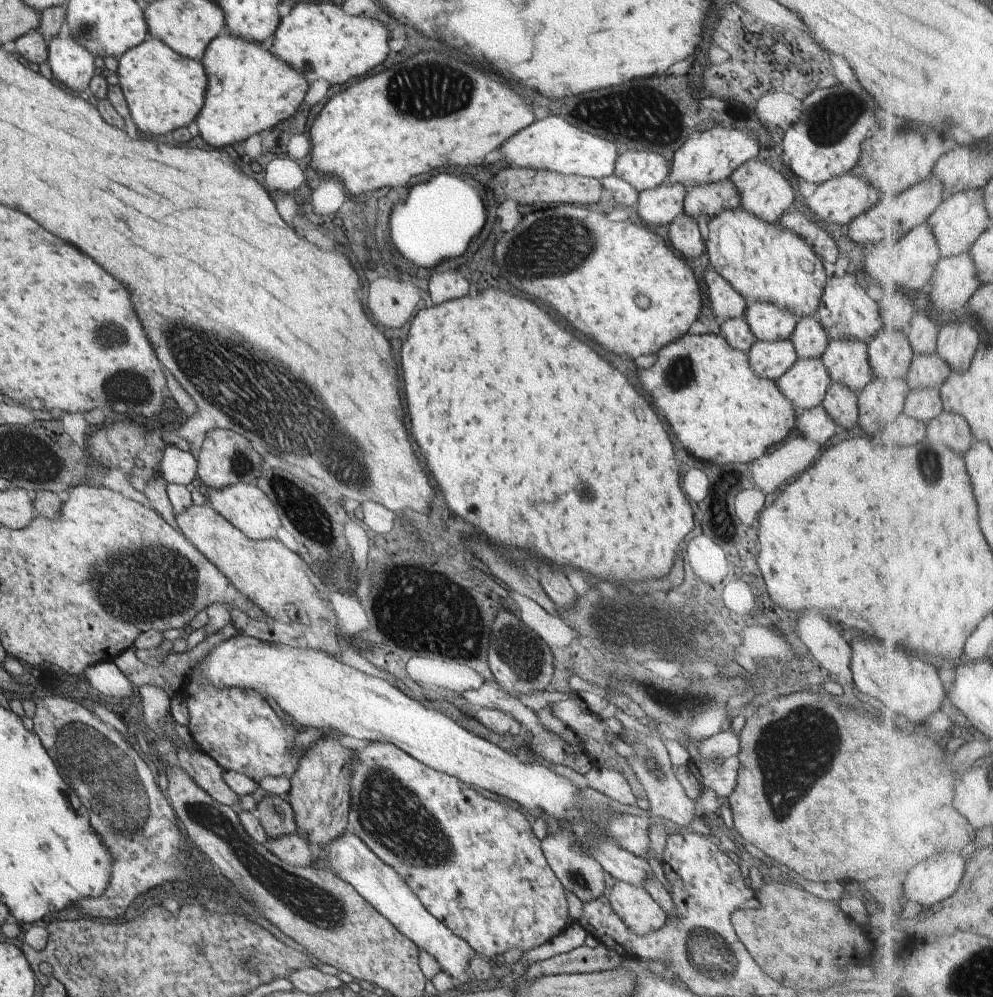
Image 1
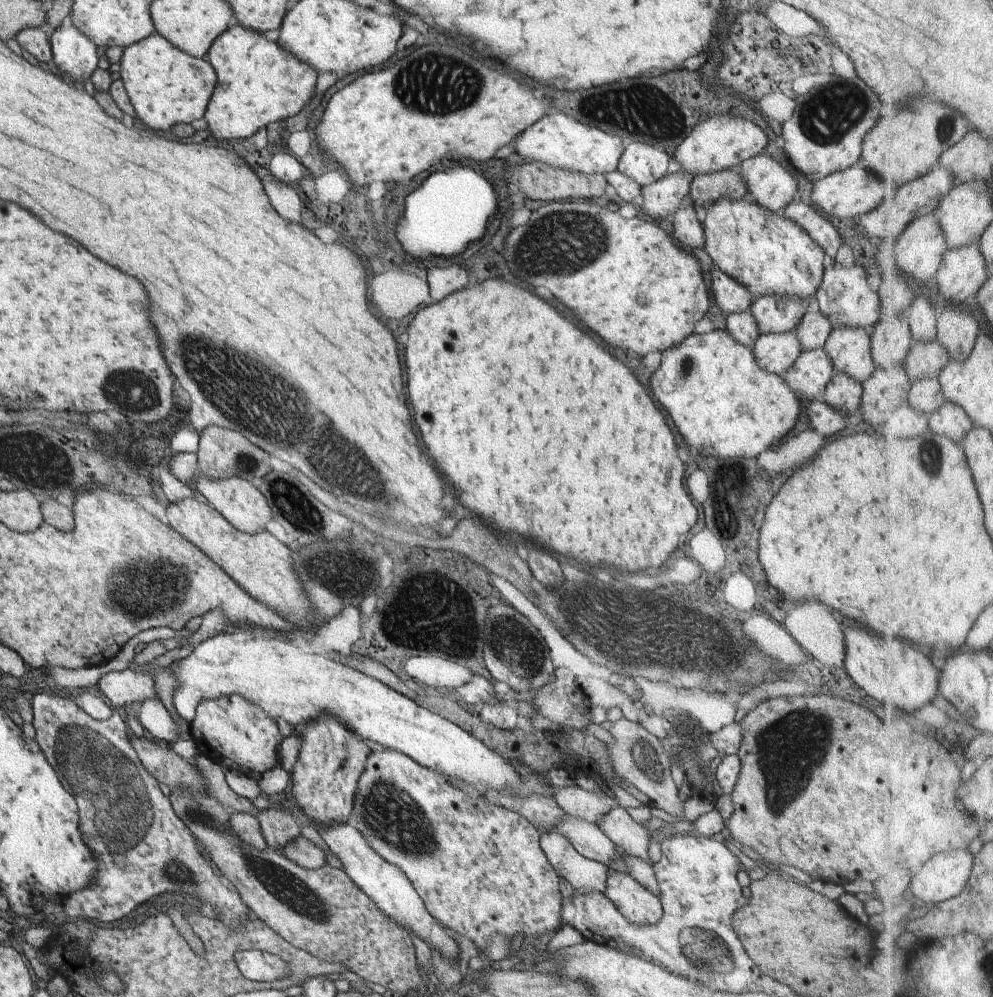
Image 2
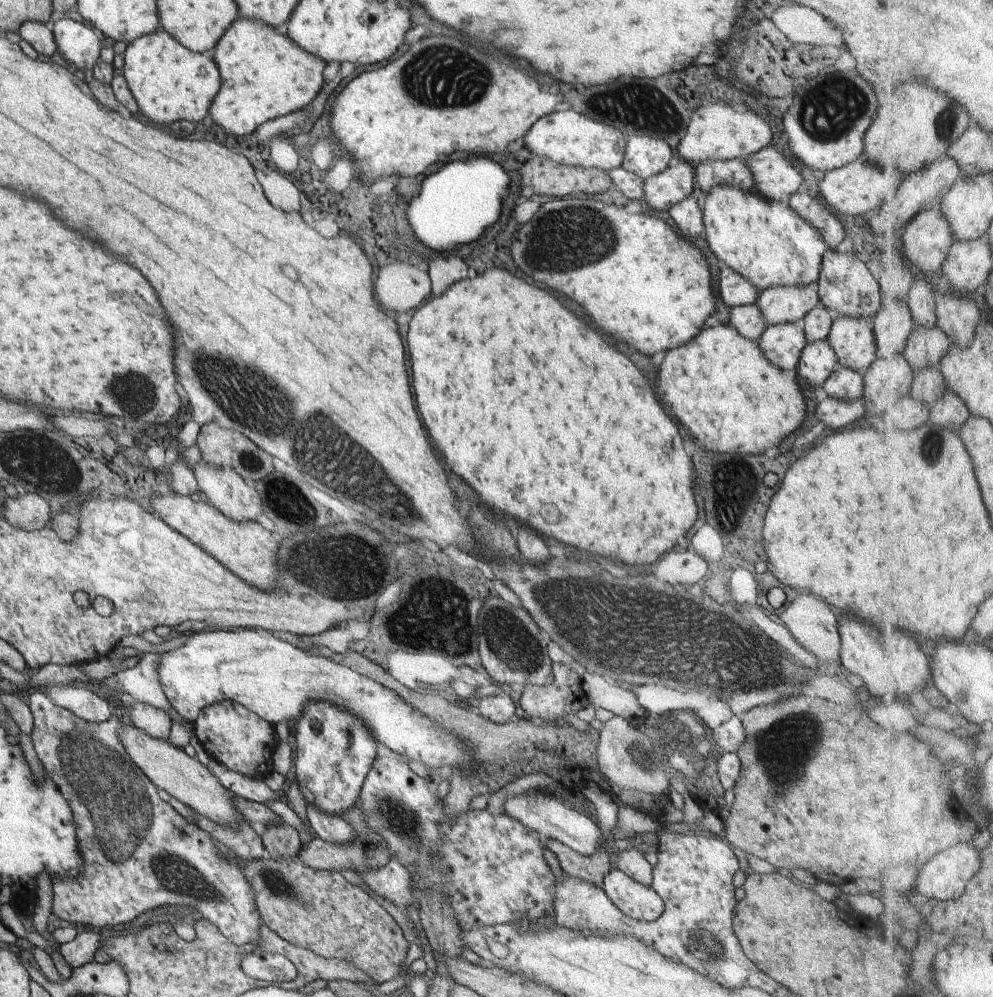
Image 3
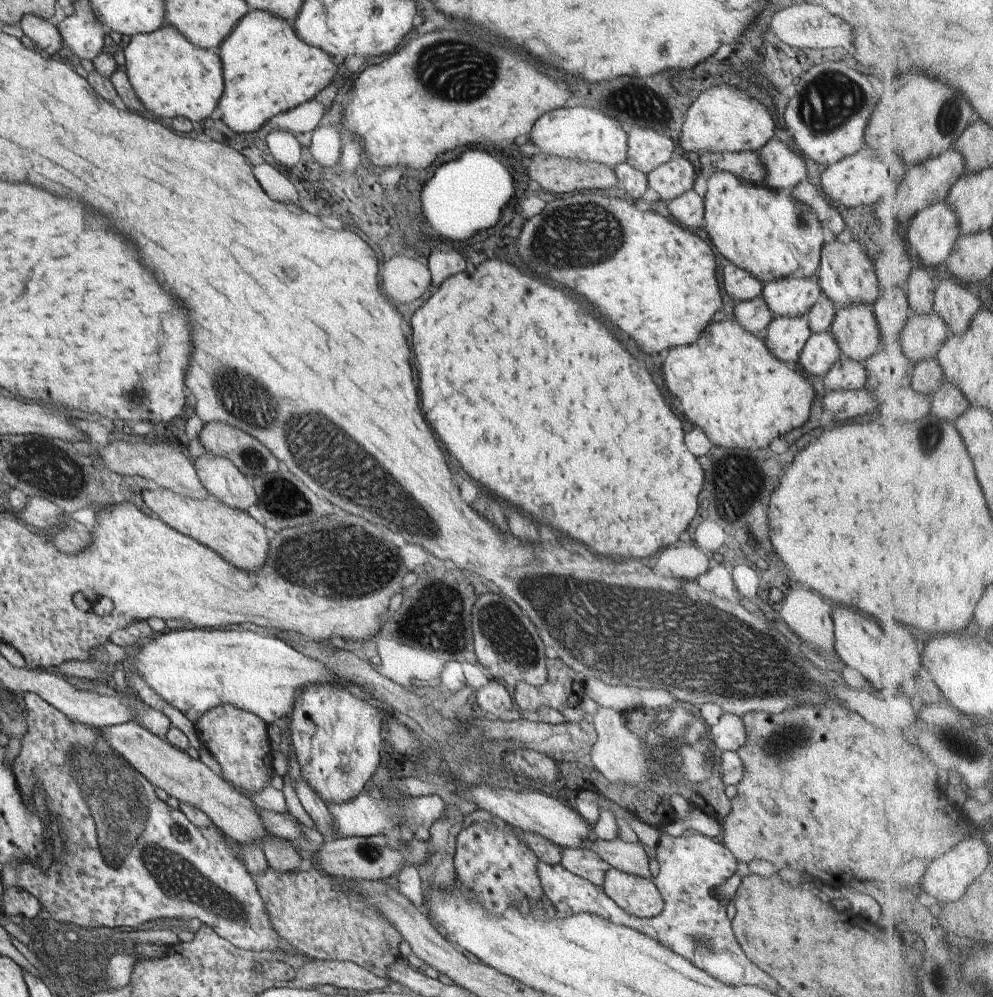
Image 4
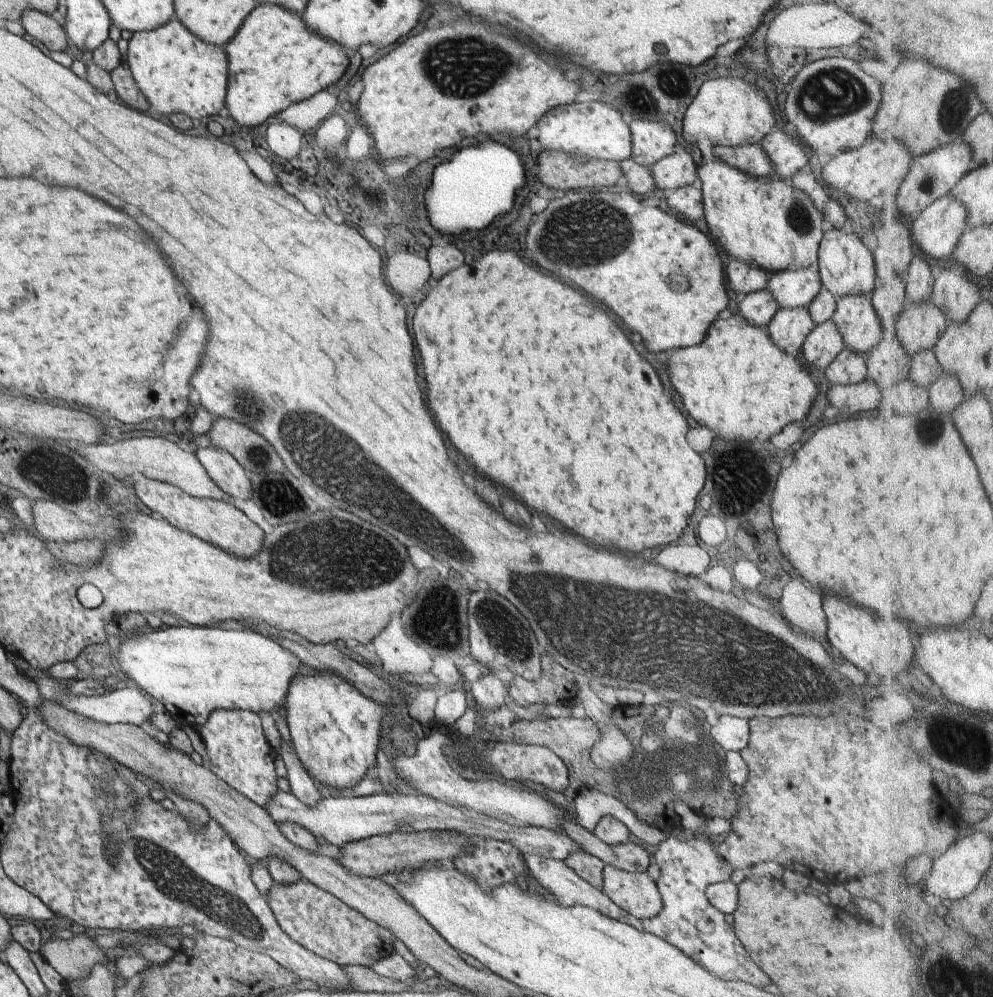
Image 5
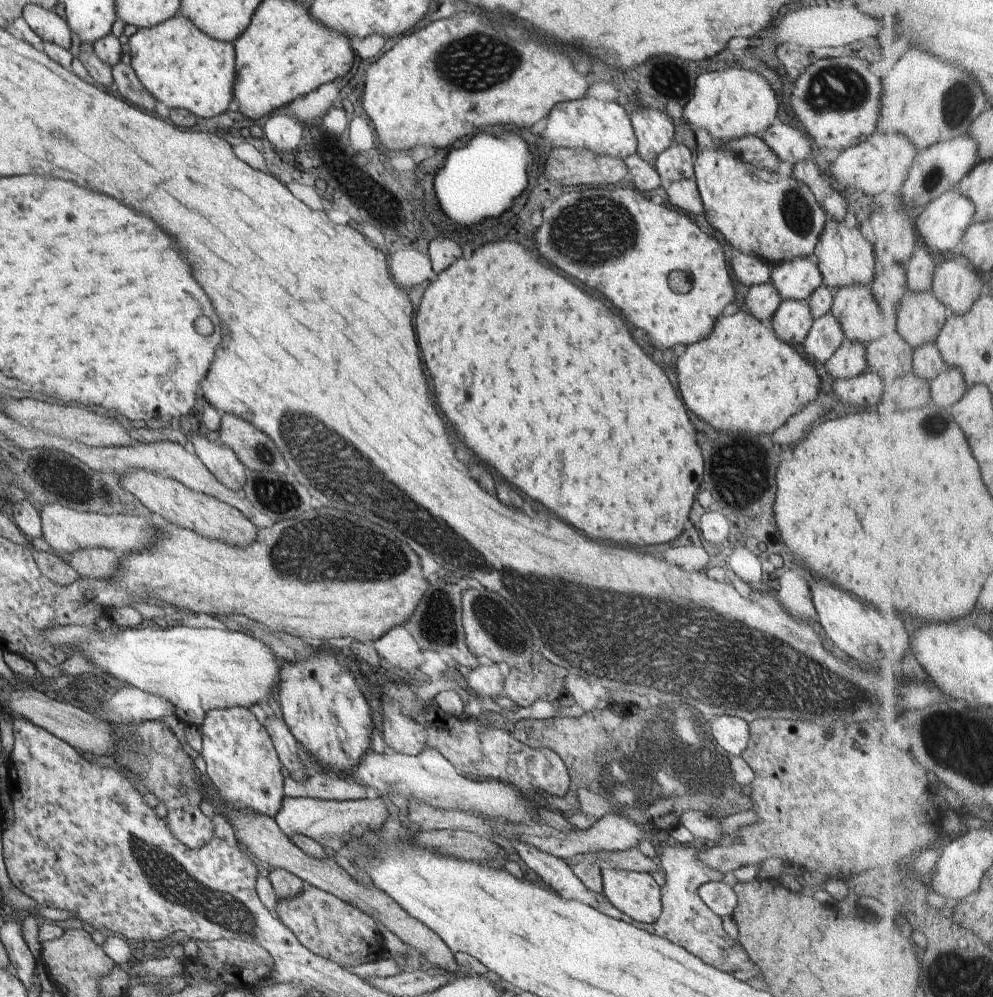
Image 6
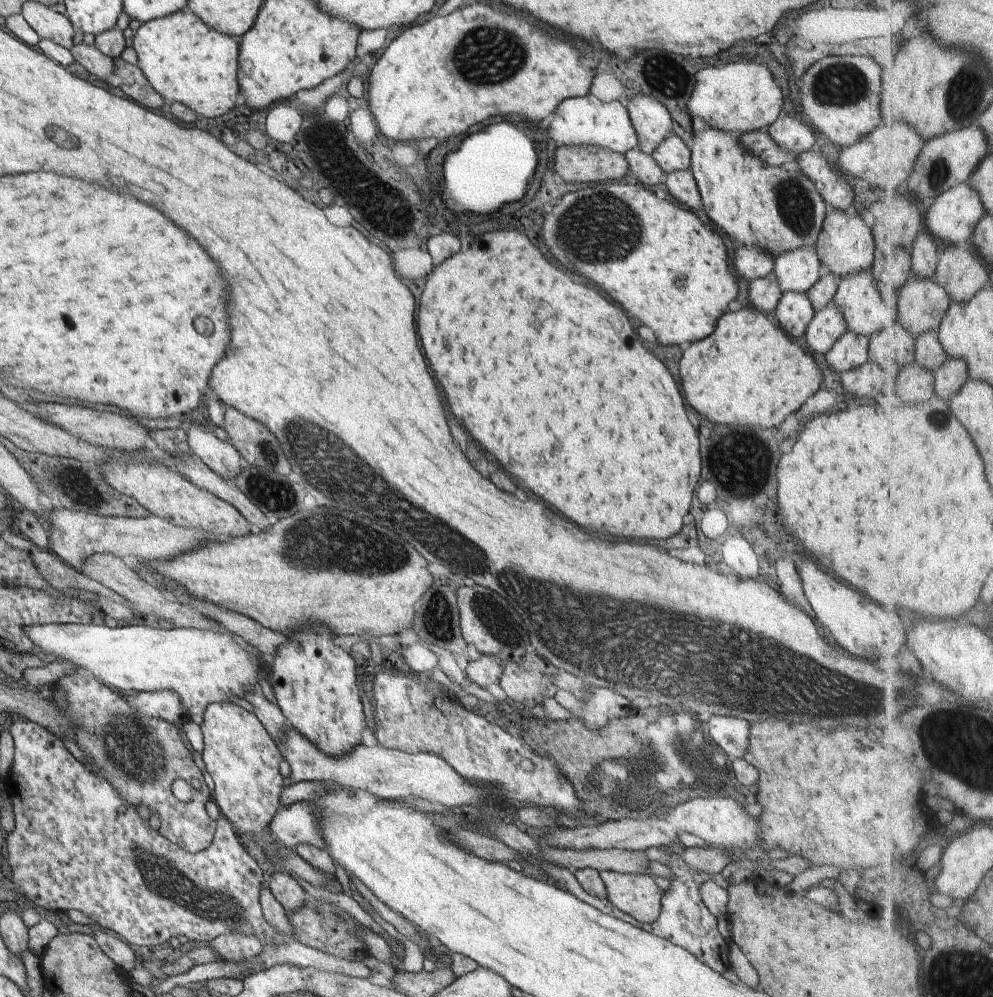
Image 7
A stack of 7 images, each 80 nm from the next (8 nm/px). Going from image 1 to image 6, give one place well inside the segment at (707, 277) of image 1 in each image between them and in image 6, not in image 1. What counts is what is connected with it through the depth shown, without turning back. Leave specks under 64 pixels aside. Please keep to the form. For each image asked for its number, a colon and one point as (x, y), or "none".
2: (731, 296)
3: (735, 291)
4: (740, 285)
5: (741, 277)
6: (749, 269)

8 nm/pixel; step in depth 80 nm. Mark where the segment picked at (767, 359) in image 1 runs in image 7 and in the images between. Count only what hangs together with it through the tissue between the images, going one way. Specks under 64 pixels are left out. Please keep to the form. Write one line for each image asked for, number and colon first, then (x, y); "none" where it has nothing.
2: (776, 352)
3: (782, 344)
4: (785, 337)
5: (789, 328)
6: (793, 318)
7: (794, 312)

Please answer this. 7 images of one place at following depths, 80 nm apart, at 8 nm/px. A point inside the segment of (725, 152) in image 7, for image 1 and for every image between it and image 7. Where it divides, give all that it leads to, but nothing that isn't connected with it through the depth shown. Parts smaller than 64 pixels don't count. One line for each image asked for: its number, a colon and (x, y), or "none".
1: (765, 262)
2: (768, 254)
3: (769, 244)
4: (771, 235)
5: (764, 221)
6: (768, 214)

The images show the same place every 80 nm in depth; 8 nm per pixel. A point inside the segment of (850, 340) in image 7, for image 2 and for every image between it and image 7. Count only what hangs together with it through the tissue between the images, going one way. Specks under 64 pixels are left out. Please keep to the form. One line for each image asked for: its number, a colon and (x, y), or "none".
2: (844, 393)
3: (845, 384)
4: (846, 375)
5: (849, 367)
6: (849, 360)

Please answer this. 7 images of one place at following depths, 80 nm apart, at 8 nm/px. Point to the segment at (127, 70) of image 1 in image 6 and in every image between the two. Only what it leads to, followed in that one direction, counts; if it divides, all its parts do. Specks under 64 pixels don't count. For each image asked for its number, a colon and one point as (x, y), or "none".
2: (166, 86)
3: (168, 82)
4: (173, 78)
5: (178, 73)
6: (182, 67)

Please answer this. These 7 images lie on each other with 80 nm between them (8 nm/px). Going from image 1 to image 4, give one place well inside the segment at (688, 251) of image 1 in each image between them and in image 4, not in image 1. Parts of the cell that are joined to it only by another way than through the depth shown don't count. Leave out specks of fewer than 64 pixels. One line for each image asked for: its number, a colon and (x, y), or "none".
2: (688, 231)
3: (686, 214)
4: (687, 210)

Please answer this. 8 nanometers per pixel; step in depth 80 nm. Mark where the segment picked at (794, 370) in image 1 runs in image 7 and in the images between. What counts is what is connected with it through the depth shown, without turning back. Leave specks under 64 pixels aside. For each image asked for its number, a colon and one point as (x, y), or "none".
2: (808, 377)
3: (817, 361)
4: (821, 351)
5: (824, 343)
6: (825, 336)
7: (828, 325)

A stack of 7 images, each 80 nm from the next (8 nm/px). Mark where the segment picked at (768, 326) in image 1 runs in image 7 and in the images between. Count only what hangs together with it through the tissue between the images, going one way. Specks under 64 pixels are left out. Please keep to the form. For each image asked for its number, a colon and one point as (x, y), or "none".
2: (773, 313)
3: (779, 305)
4: (791, 297)
5: (796, 288)
6: (796, 279)
7: (798, 270)

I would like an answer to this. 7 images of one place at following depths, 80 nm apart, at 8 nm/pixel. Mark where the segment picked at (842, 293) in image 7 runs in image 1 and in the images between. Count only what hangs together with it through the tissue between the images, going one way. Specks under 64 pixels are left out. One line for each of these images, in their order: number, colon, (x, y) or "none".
1: (846, 359)
2: (849, 347)
3: (852, 339)
4: (855, 329)
5: (855, 317)
6: (861, 319)

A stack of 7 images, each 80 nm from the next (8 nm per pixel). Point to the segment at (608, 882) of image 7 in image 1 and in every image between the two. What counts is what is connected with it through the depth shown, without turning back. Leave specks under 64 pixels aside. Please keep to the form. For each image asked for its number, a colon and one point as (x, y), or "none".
1: (639, 912)
2: (635, 903)
3: (639, 902)
4: (640, 897)
5: (636, 893)
6: (637, 895)

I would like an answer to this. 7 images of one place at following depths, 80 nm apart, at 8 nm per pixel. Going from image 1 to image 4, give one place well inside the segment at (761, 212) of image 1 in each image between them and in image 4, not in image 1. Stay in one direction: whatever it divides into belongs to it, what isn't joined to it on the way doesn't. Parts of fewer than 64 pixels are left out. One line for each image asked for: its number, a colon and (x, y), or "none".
2: (771, 186)
3: (775, 179)
4: (784, 169)

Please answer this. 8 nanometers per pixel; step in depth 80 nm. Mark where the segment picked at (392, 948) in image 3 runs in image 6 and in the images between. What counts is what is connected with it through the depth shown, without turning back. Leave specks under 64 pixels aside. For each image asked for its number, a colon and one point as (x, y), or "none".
4: (309, 910)
5: (318, 921)
6: (328, 927)

